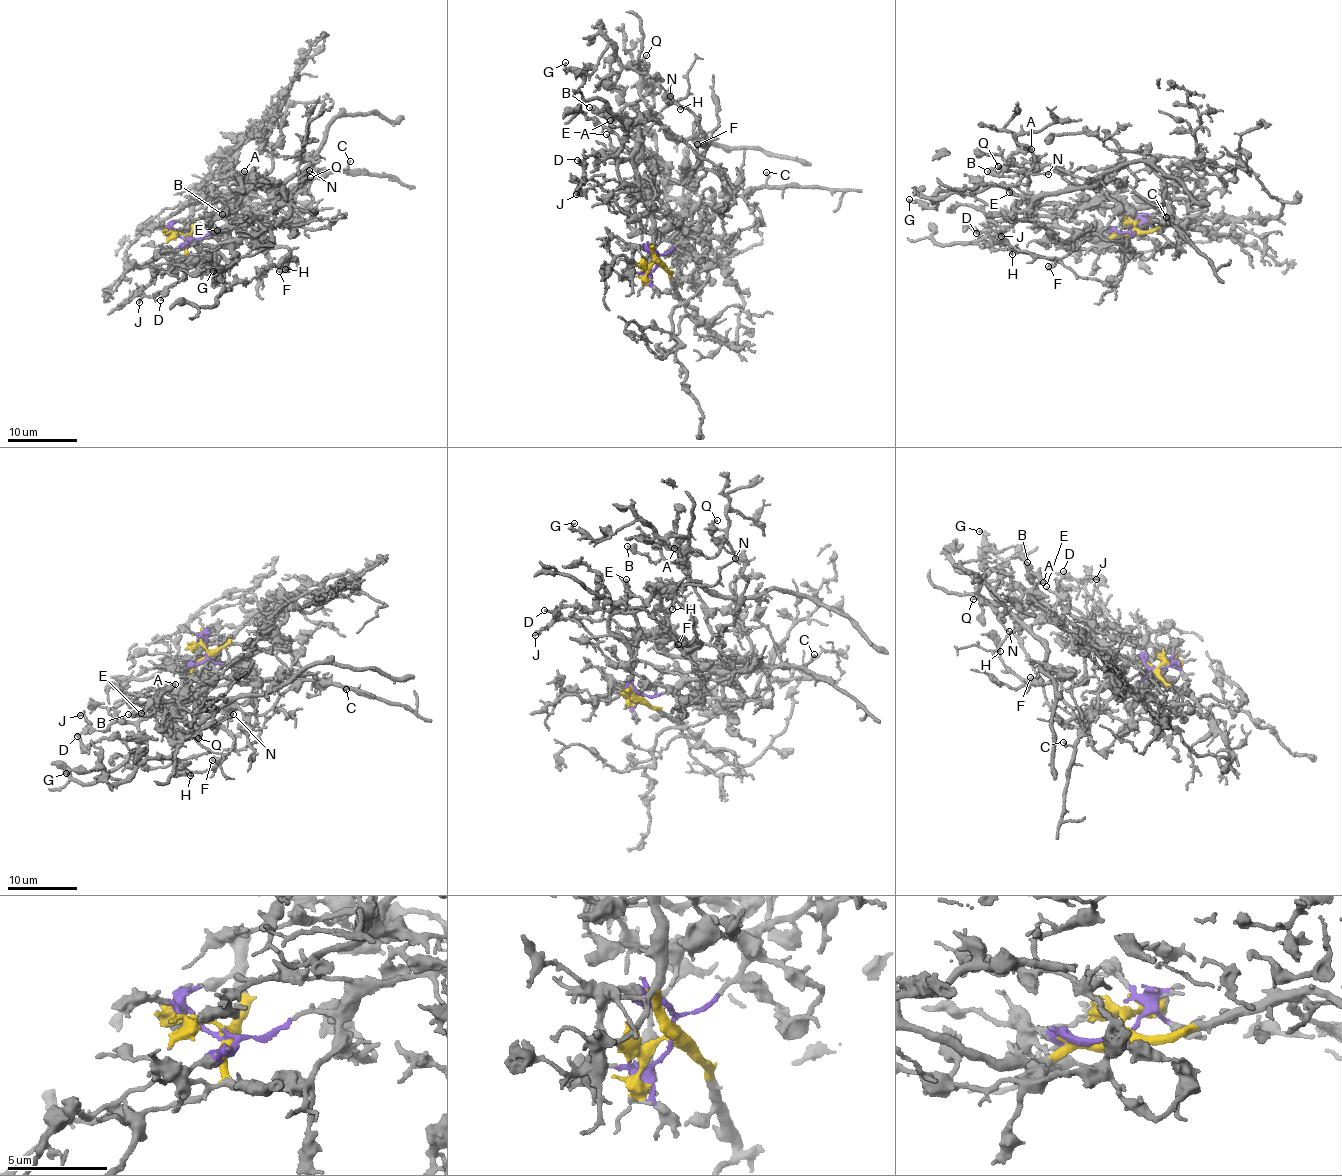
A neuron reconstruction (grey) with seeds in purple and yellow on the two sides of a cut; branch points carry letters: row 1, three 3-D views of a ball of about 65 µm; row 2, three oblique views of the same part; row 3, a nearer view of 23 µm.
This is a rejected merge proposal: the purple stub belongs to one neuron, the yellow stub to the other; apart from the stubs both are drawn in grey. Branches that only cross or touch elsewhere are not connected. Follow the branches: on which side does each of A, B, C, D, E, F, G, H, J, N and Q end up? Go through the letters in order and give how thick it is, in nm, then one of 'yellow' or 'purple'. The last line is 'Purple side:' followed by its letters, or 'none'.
A: calibre 440 nm; purple
B: calibre 400 nm; purple
C: calibre 150 nm; purple
D: calibre 170 nm; yellow
E: calibre 200 nm; yellow
F: calibre 240 nm; purple
G: calibre 150 nm; yellow
H: calibre 180 nm; purple
J: calibre 240 nm; yellow
N: calibre 140 nm; yellow
Q: calibre 180 nm; yellow
Purple side: A, B, C, F, H

